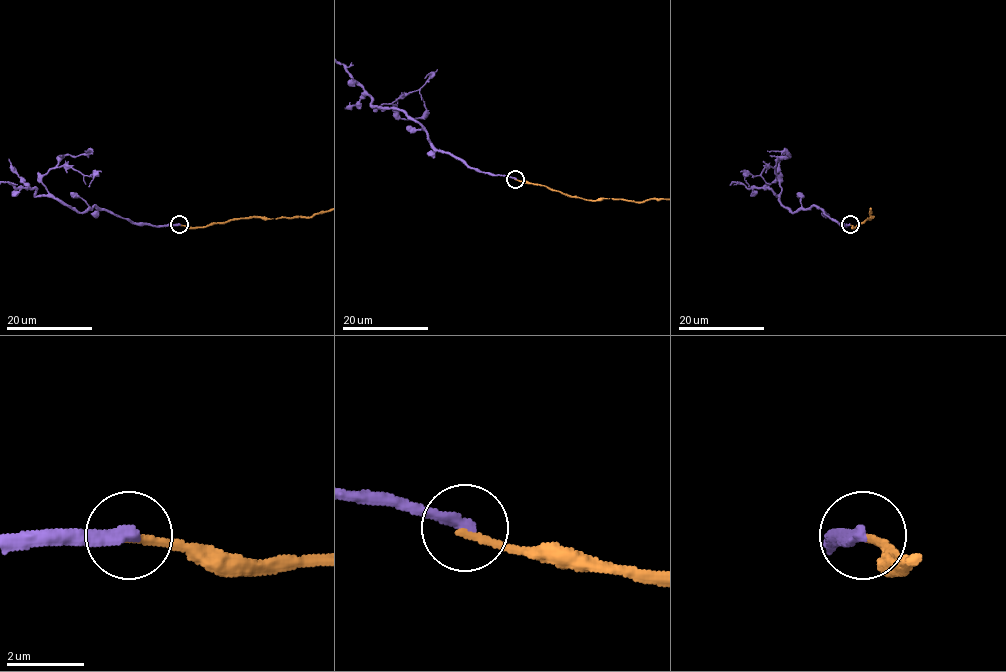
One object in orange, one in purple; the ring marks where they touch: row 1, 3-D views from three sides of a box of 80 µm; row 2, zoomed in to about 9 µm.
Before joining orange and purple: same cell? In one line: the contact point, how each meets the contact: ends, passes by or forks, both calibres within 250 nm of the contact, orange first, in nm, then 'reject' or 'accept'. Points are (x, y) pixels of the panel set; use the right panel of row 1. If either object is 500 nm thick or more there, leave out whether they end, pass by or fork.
at (850, 224); orange ends there; purple ends there; 200 nm thick on the orange side, 320 nm on the other; reject

